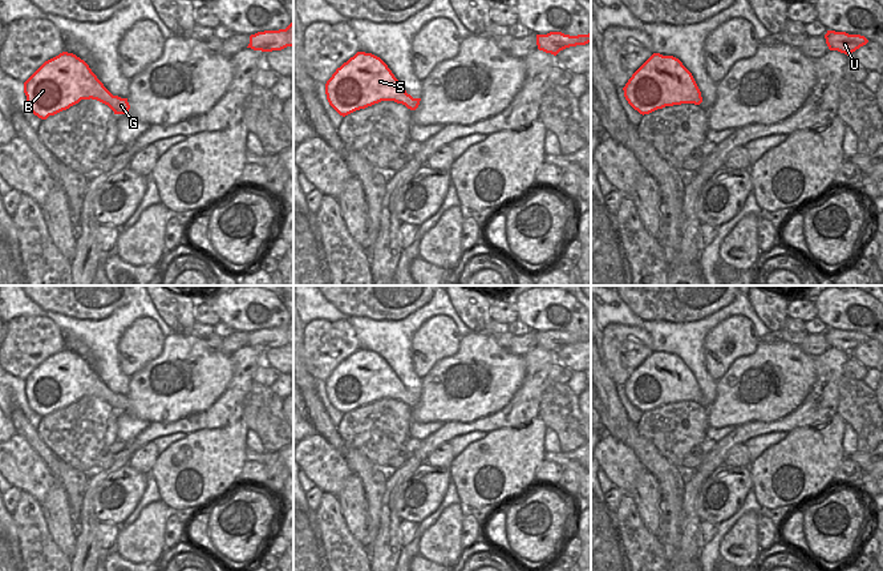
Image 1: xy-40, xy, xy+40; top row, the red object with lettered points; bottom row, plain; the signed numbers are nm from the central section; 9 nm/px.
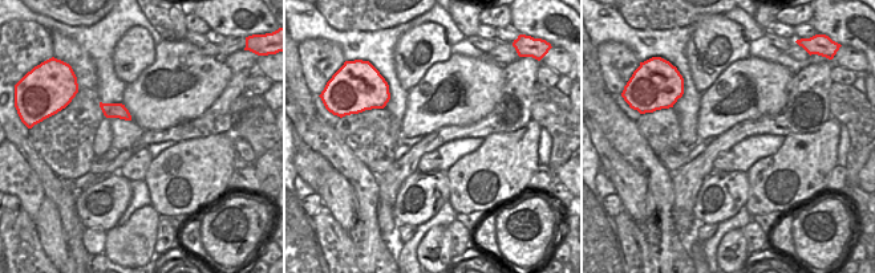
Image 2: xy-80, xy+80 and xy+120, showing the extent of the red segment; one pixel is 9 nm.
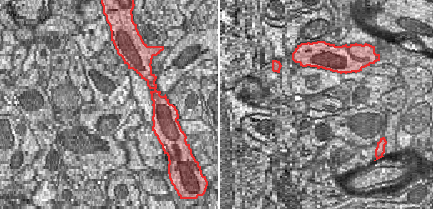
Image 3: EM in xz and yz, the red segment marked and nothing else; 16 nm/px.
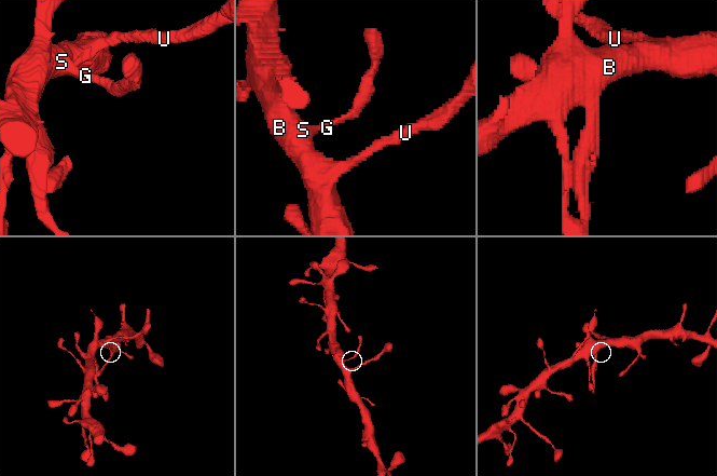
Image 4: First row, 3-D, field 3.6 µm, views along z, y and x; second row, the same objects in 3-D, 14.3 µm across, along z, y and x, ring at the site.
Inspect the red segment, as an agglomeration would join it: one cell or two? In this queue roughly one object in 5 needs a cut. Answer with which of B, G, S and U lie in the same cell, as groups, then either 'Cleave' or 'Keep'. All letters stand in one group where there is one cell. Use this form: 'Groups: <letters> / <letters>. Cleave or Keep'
Groups: B G S U. Keep.

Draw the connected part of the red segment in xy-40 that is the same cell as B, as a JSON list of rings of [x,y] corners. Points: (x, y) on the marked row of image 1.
[[[62,52],[58,56],[45,61],[24,82],[24,93],[27,96],[27,104],[31,113],[41,120],[46,120],[49,116],[66,110],[78,104],[81,100],[90,98],[108,105],[114,114],[127,114],[130,109],[127,98],[113,96],[84,60],[68,52]]]

